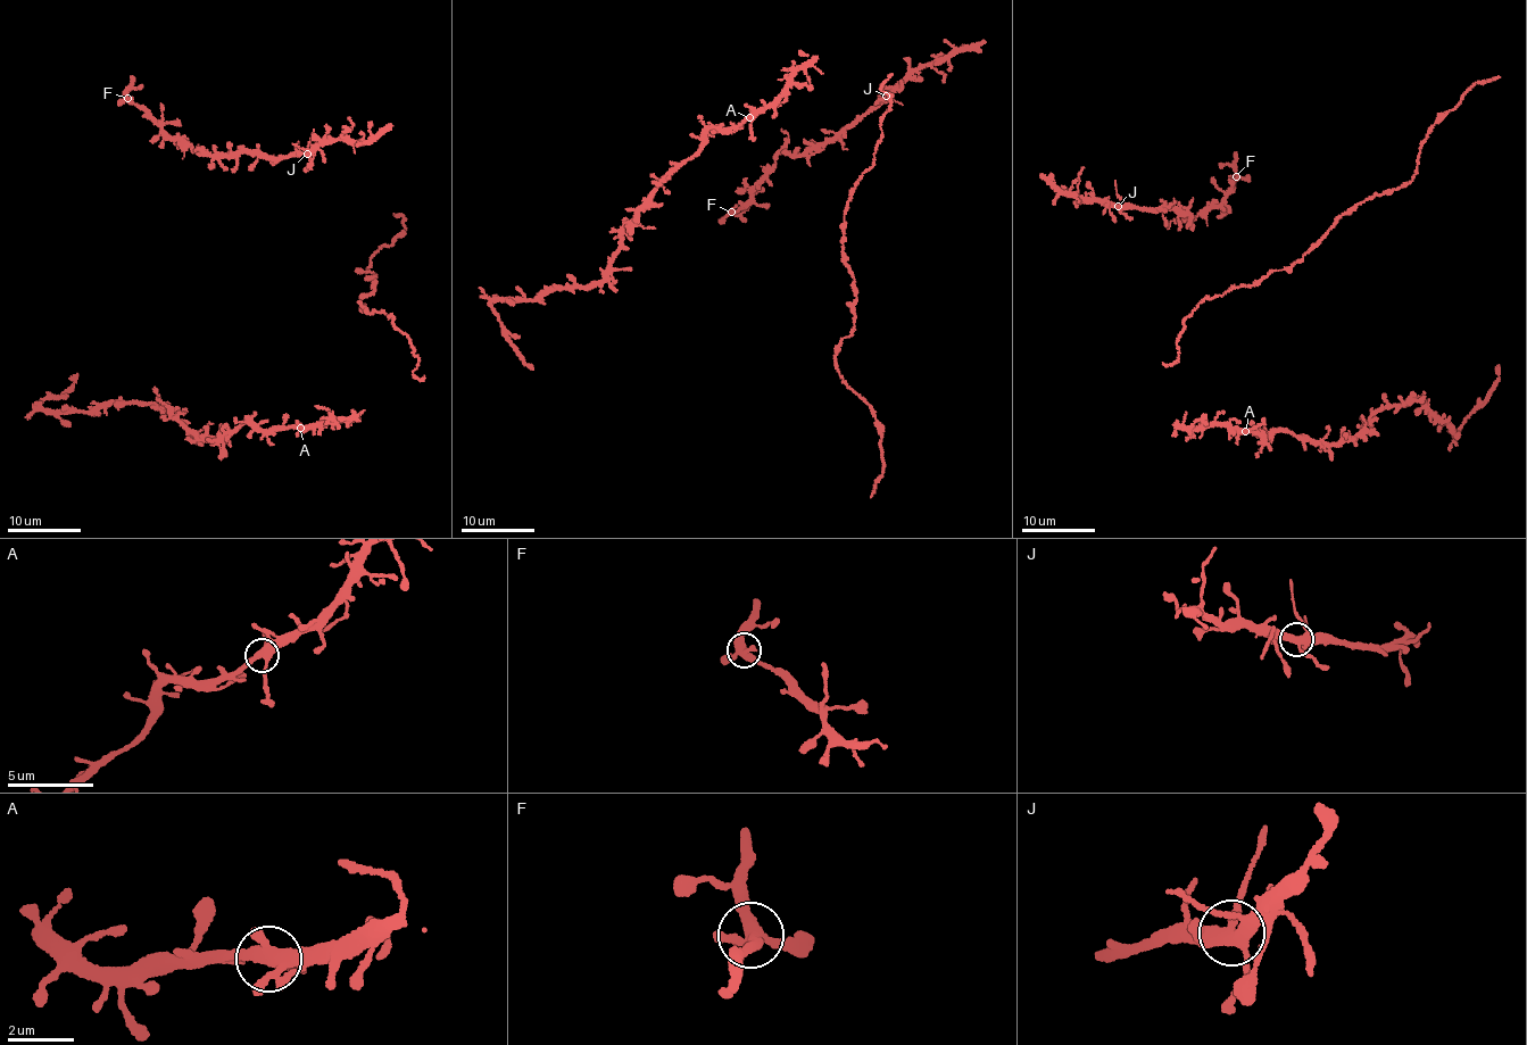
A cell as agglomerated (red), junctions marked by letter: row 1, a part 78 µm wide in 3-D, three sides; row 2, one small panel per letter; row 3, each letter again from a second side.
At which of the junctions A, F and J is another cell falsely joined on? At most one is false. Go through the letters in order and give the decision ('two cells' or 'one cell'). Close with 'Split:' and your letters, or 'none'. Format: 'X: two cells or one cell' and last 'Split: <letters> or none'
A: one cell
F: one cell
J: one cell
Split: none

